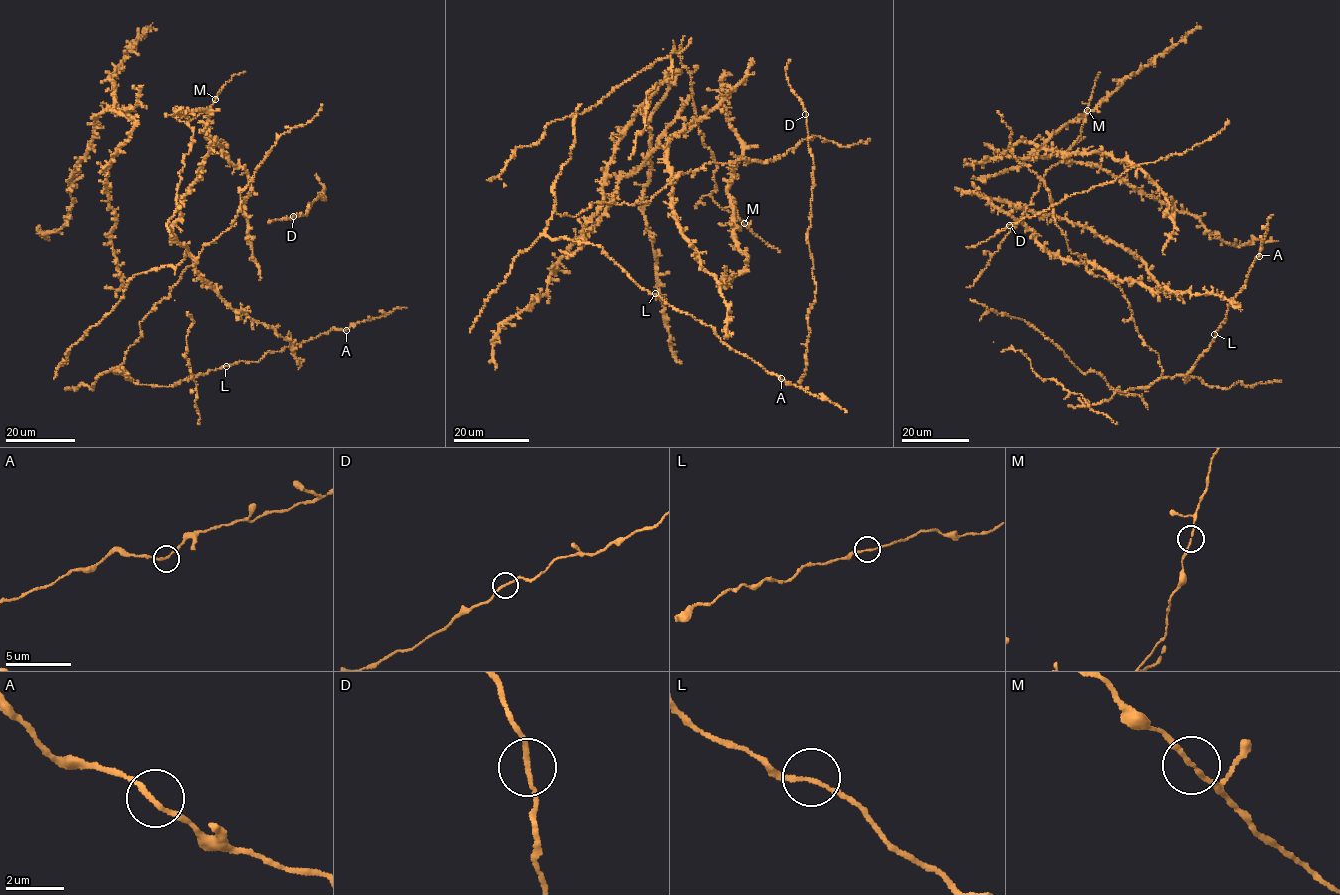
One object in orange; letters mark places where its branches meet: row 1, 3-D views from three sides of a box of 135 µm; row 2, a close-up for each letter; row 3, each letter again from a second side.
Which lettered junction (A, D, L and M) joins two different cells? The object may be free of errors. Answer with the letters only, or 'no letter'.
no letter

